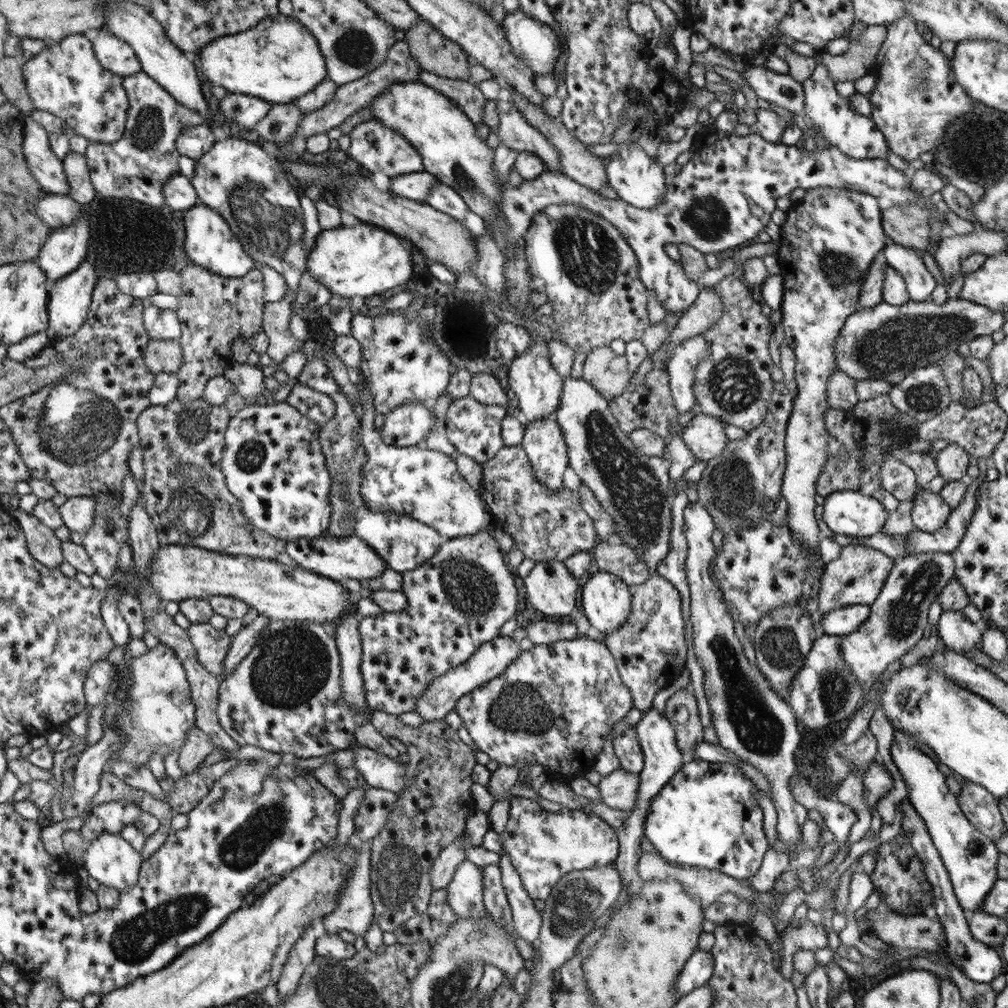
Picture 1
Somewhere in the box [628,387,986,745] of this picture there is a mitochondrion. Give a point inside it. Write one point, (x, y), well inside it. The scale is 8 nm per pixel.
(903, 617)

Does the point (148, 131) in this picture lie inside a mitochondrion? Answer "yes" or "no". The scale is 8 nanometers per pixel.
yes

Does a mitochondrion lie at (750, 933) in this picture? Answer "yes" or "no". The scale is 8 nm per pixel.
no

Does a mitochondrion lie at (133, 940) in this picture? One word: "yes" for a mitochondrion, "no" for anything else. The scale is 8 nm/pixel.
yes

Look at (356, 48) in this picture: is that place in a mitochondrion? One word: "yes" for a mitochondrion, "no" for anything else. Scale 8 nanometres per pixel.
yes

